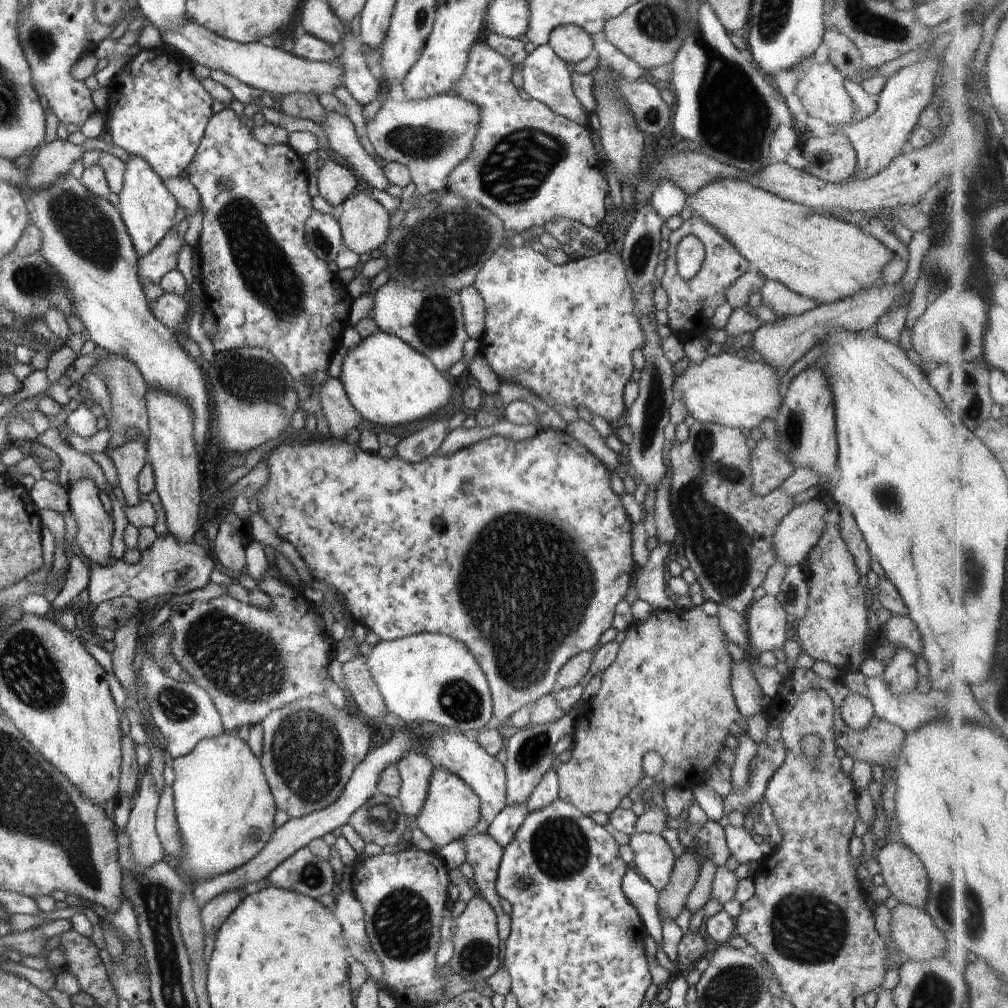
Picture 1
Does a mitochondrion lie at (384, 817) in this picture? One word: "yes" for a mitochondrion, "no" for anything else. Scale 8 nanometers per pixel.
yes

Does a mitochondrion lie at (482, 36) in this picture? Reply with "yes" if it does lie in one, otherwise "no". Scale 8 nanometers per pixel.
no

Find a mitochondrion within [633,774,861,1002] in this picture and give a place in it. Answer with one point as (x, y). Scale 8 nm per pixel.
(806, 929)

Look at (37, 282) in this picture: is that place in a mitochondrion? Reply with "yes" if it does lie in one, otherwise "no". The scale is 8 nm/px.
yes

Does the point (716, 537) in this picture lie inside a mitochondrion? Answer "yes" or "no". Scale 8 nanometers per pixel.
yes

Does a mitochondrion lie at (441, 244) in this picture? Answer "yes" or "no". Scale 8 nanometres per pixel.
yes

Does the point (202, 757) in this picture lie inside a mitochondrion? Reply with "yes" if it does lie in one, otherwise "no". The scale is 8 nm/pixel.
no

